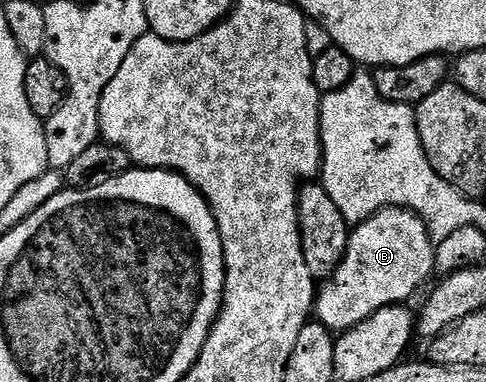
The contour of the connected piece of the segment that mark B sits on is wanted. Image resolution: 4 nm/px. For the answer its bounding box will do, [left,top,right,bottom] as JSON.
[314,206,436,332]

